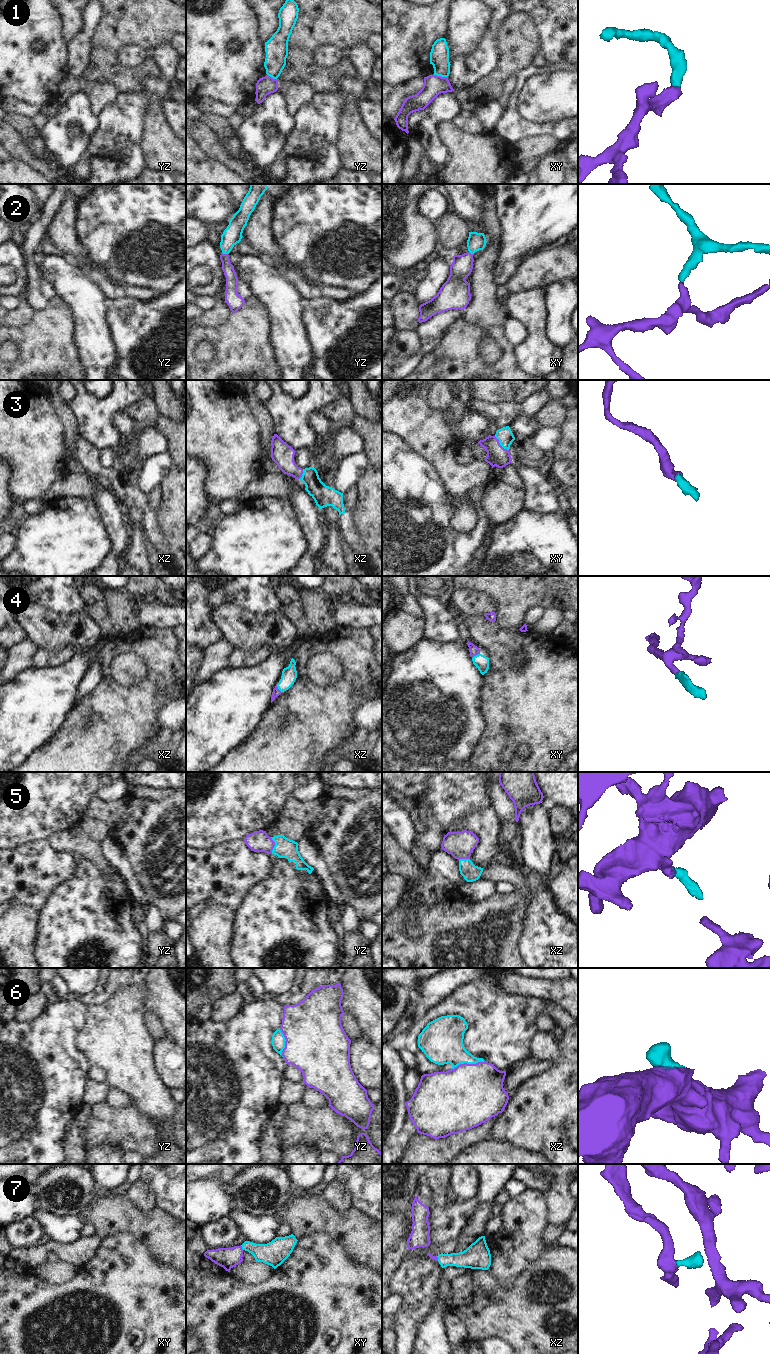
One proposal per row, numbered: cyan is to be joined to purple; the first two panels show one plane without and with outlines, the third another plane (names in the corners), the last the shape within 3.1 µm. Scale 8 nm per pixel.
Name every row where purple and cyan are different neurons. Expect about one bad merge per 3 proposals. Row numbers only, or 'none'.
1

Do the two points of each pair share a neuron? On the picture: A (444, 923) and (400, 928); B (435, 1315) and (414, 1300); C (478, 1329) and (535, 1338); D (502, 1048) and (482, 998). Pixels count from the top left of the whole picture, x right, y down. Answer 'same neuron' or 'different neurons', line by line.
A: same neuron
B: different neurons
C: same neuron
D: same neuron

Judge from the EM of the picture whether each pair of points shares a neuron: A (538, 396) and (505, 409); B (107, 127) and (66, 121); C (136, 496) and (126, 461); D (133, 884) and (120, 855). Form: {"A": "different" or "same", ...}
{"A": "same", "B": "different", "C": "different", "D": "same"}

